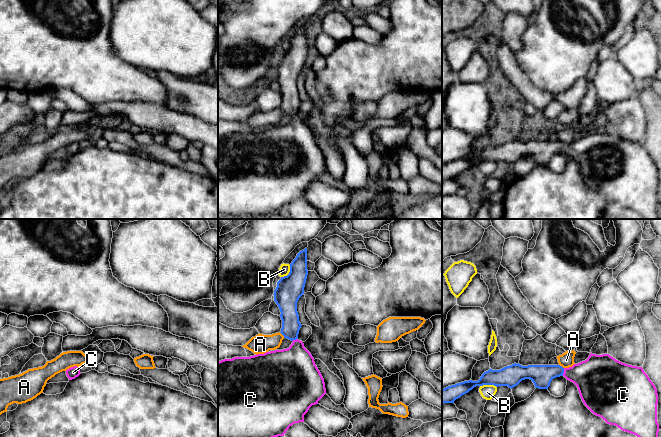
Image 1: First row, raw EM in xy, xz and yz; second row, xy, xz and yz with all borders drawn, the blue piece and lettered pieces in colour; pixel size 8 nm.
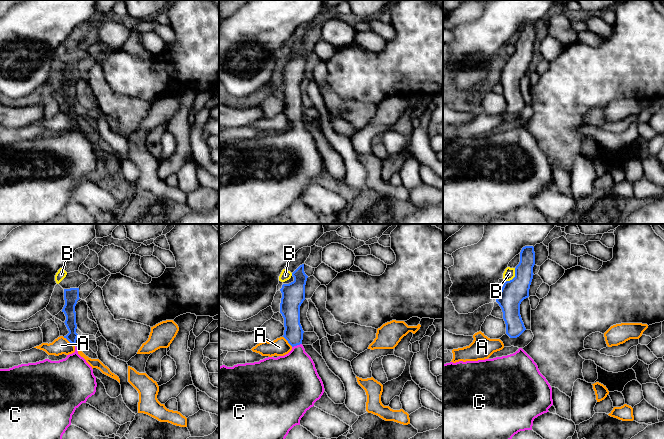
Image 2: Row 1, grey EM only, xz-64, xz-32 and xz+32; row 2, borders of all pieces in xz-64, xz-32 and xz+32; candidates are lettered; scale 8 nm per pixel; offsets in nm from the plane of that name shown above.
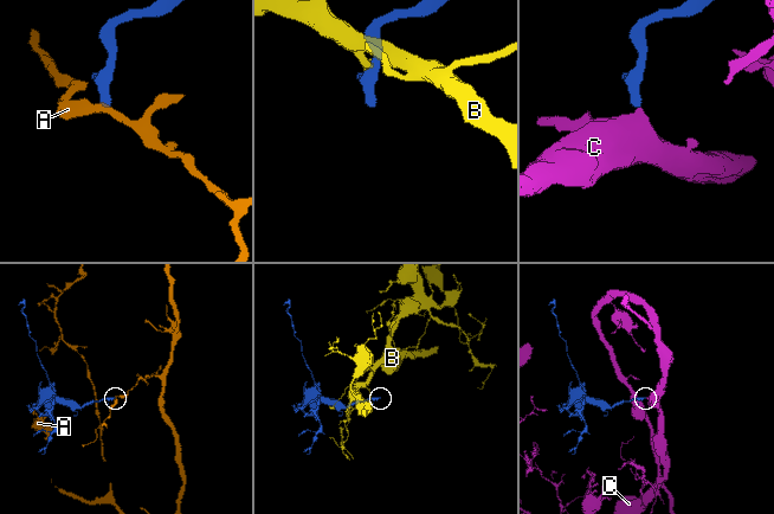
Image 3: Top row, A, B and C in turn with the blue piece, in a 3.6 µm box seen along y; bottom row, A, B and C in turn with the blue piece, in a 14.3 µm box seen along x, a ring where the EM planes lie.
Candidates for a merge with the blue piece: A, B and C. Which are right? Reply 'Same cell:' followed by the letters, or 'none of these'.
Same cell: C

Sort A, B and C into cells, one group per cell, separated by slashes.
A / B / C

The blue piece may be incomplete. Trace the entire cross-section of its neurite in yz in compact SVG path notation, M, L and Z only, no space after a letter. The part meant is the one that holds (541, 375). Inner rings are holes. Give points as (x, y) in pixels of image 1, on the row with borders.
M590 353L585 361L574 364L569 368L563 368L560 365L522 366L519 363L514 363L500 370L489 369L482 374L478 381L464 381L442 389L442 404L454 403L456 399L476 386L508 386L512 389L525 379L530 379L535 388L548 389L551 381L560 376L564 376L577 386L584 405L607 424L615 425L622 431L634 434L637 437L658 437L658 394L655 385L642 367L622 363L609 354L596 355Z

